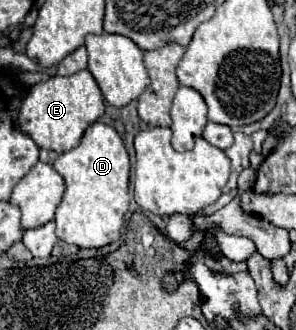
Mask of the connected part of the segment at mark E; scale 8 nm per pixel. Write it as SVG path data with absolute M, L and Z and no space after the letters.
M88 70L72 76L52 76L28 90L22 102L18 120L24 134L28 134L38 148L54 150L58 154L76 148L82 140L84 130L104 114L102 92Z

